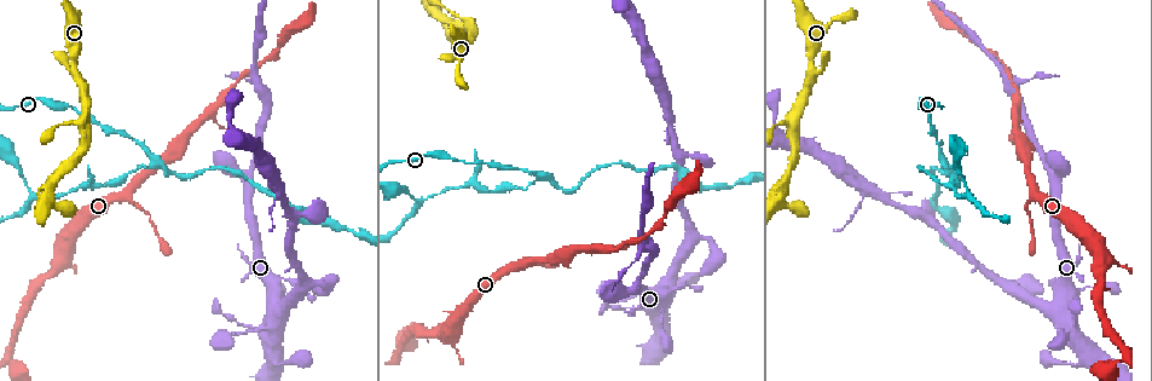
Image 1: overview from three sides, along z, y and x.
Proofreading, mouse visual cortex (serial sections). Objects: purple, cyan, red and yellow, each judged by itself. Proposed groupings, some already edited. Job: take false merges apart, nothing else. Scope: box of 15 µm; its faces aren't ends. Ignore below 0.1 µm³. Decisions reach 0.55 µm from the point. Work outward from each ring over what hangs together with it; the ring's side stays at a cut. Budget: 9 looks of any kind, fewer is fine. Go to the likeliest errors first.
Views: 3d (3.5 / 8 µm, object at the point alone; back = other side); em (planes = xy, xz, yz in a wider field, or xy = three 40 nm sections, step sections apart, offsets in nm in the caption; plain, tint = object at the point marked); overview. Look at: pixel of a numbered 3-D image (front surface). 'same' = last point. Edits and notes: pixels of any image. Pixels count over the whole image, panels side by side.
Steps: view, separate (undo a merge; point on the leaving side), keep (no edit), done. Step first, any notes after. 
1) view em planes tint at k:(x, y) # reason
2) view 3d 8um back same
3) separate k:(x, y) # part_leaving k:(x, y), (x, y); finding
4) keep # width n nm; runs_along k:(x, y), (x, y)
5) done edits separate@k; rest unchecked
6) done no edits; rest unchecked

view 3d 3.5um at 1:(155, 161) # branch point

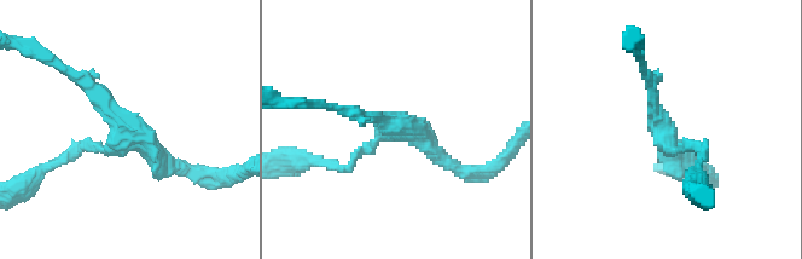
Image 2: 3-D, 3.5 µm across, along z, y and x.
view em xy step 1 tint at 2:(123, 129) # arms 3; arm_widths 150, 150, 250 nm; now the EM

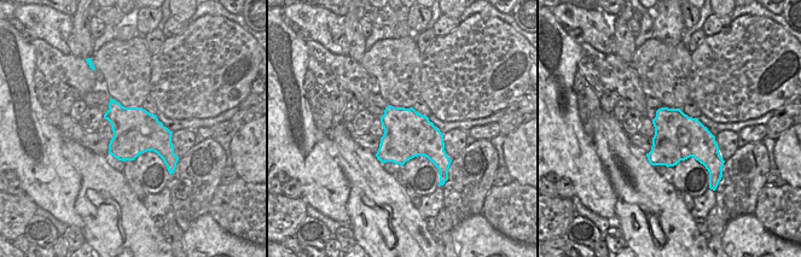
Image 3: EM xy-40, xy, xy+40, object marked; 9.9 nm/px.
view em xy step 5 tint same

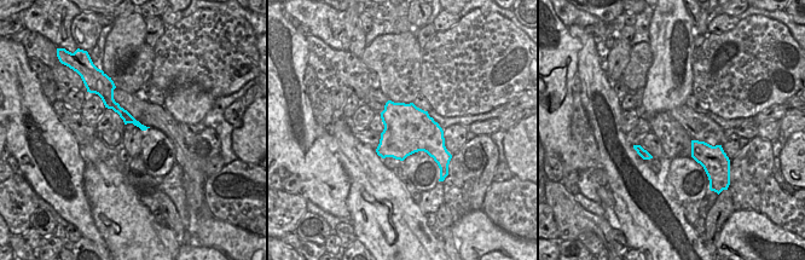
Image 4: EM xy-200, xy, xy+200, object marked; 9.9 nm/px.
keep # runs_along 2:(646, 72), (670, 149), (704, 153); continuous, no second cell

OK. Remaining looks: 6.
view 3d 3.5um at 1:(969, 196) # arms part here

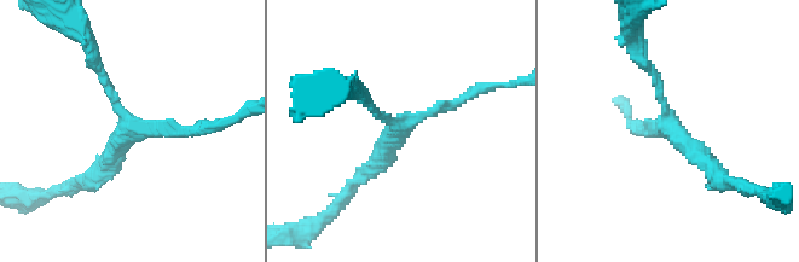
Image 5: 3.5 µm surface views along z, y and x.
view em xy step 3 tint at 5:(401, 128) # arms 3; arm_widths 150, 150, 250 nm; shape alone is not enough

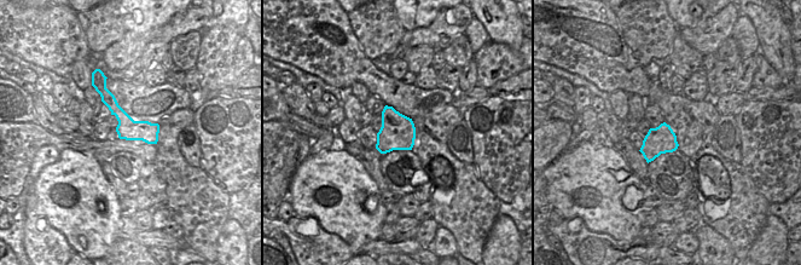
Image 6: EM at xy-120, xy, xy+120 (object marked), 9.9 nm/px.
view em xy step 5 tint same # cut it another way

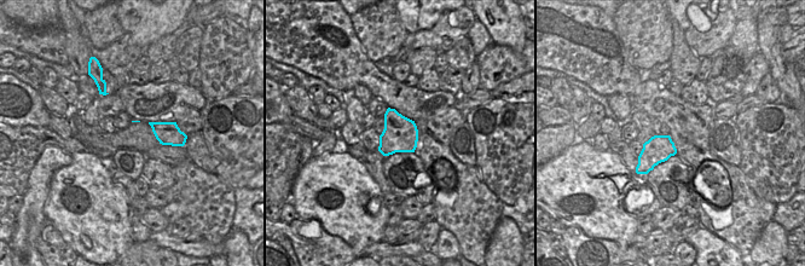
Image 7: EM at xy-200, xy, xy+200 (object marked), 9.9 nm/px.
keep # continuous, no second cell

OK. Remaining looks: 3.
view em xy step 1 tint at 1:(1068, 335) # abrupt turn

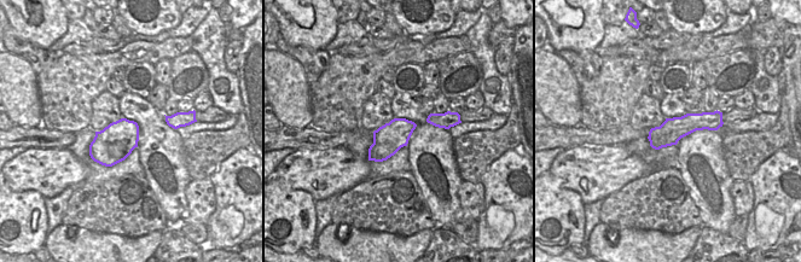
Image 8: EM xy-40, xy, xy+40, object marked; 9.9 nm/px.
view 3d 3.5um same # wider look

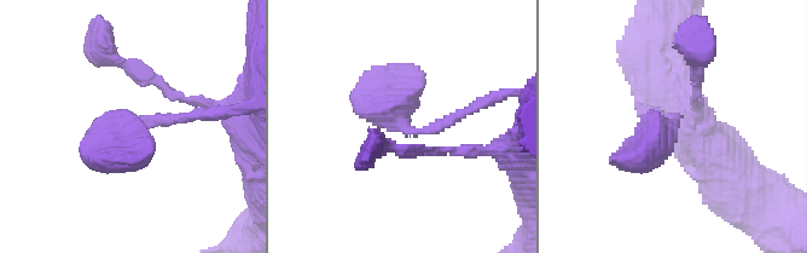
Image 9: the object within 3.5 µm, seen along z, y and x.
keep # runs_along 8:(719, 115), (653, 143); all the same cell

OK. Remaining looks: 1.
done no edits; rest unchecked

